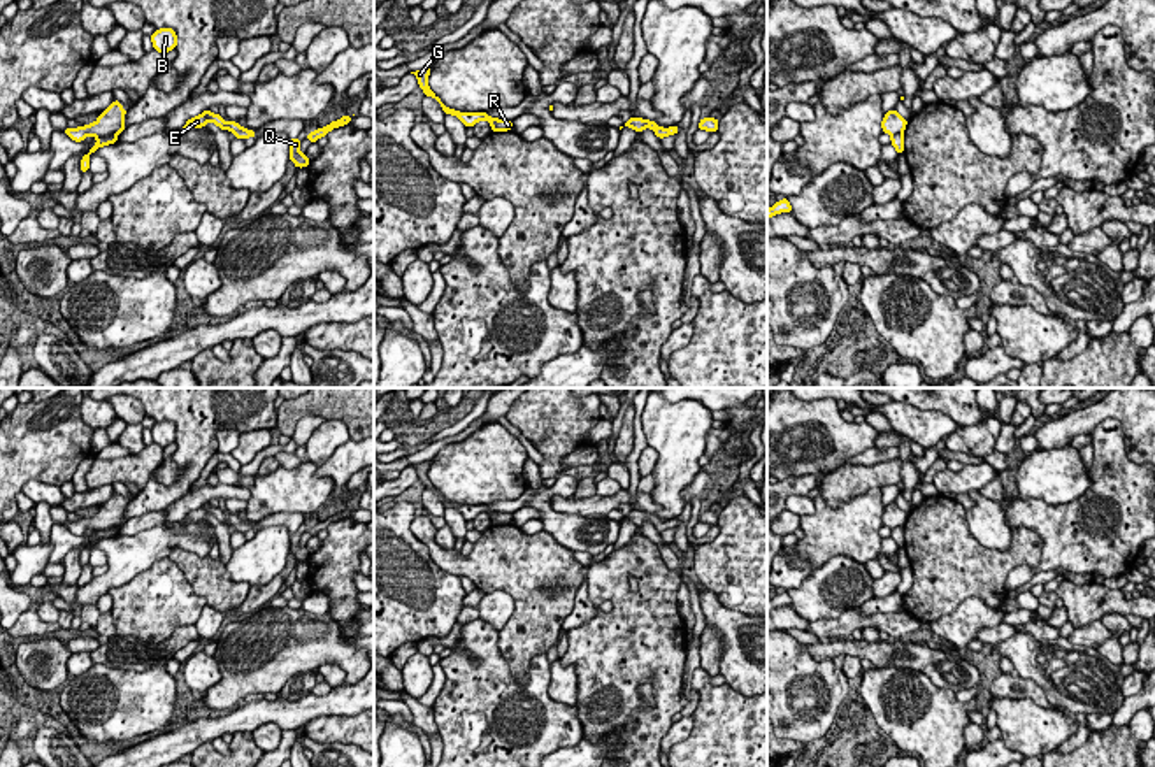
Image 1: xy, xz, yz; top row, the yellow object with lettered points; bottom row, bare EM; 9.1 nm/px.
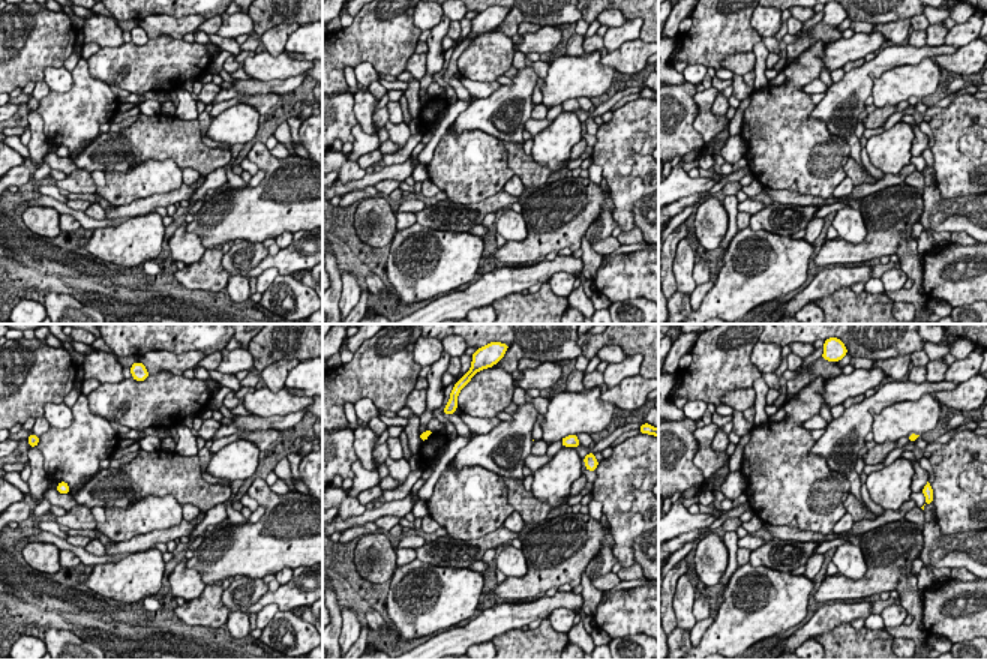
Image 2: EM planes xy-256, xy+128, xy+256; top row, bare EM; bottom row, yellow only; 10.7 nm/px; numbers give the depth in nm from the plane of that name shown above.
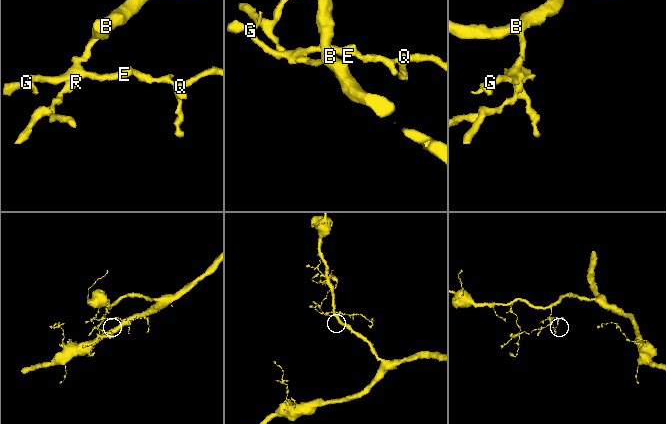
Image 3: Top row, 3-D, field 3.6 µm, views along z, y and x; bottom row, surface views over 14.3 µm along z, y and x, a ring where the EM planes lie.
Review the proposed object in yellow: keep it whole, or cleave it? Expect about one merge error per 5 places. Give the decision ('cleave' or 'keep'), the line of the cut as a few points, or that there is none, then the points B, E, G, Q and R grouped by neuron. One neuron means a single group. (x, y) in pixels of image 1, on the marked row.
cleave; cut in xy along (114, 132), (97, 137); B E G Q / R

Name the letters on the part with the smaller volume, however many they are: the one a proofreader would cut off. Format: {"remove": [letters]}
{"remove": ["R"]}

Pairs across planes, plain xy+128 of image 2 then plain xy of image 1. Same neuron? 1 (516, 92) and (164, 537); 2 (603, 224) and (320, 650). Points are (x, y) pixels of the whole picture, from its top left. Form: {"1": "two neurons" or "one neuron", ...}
{"1": "one neuron", "2": "two neurons"}

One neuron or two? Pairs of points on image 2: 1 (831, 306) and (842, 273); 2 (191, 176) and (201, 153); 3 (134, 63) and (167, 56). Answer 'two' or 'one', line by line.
1: two
2: two
3: one

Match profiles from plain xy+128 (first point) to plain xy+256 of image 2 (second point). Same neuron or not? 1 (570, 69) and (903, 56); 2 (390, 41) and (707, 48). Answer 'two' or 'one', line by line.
1: two
2: one

